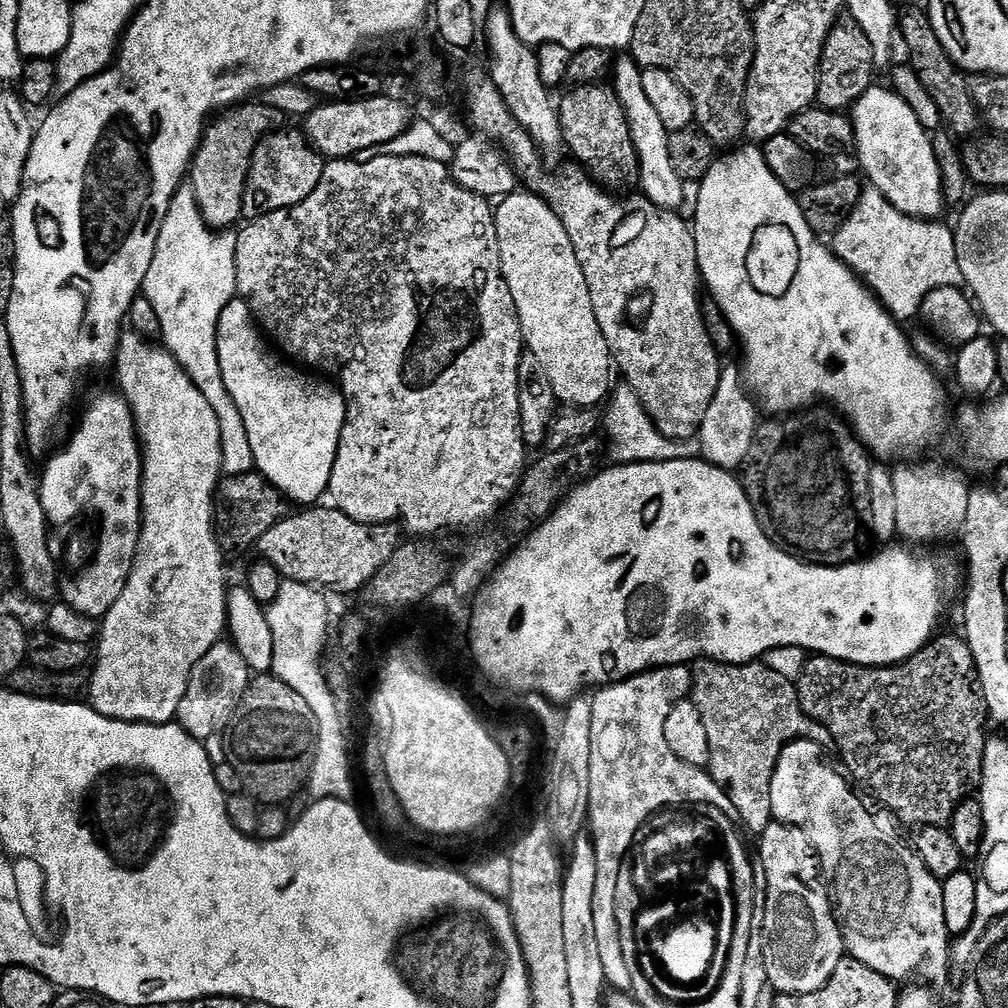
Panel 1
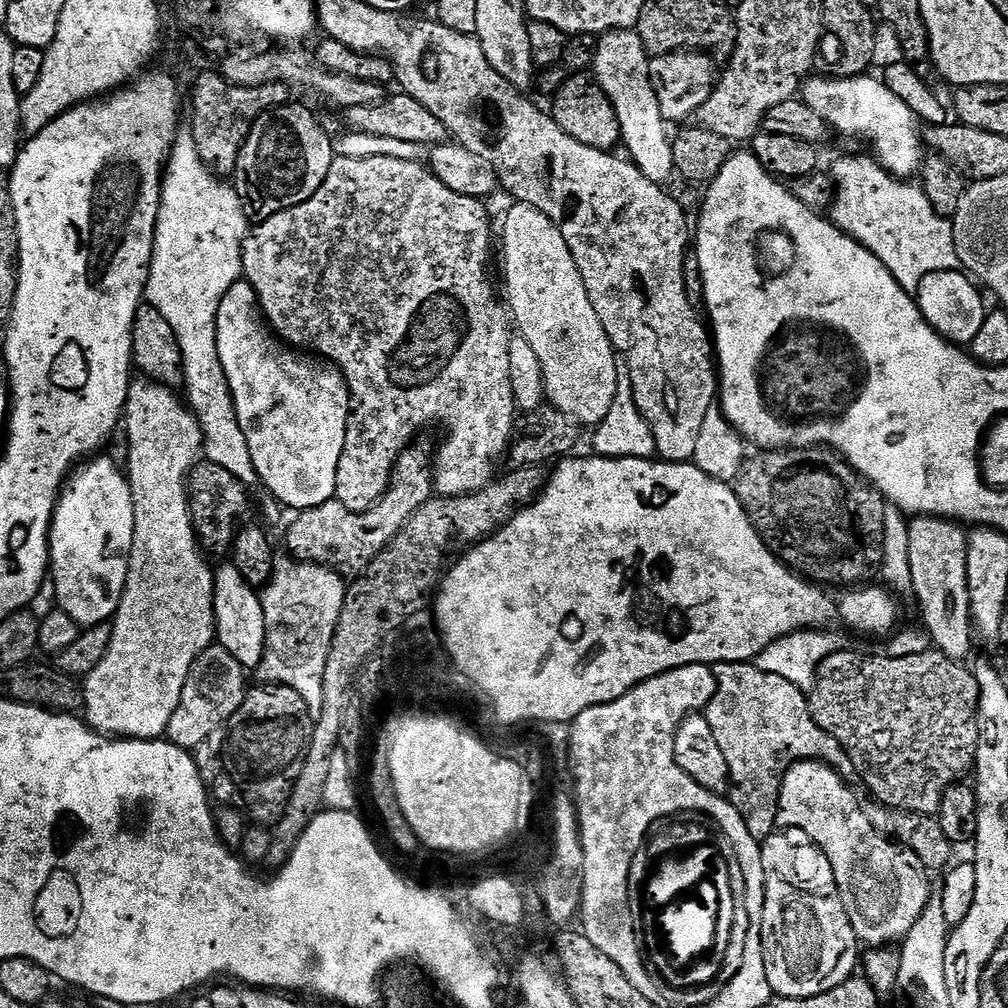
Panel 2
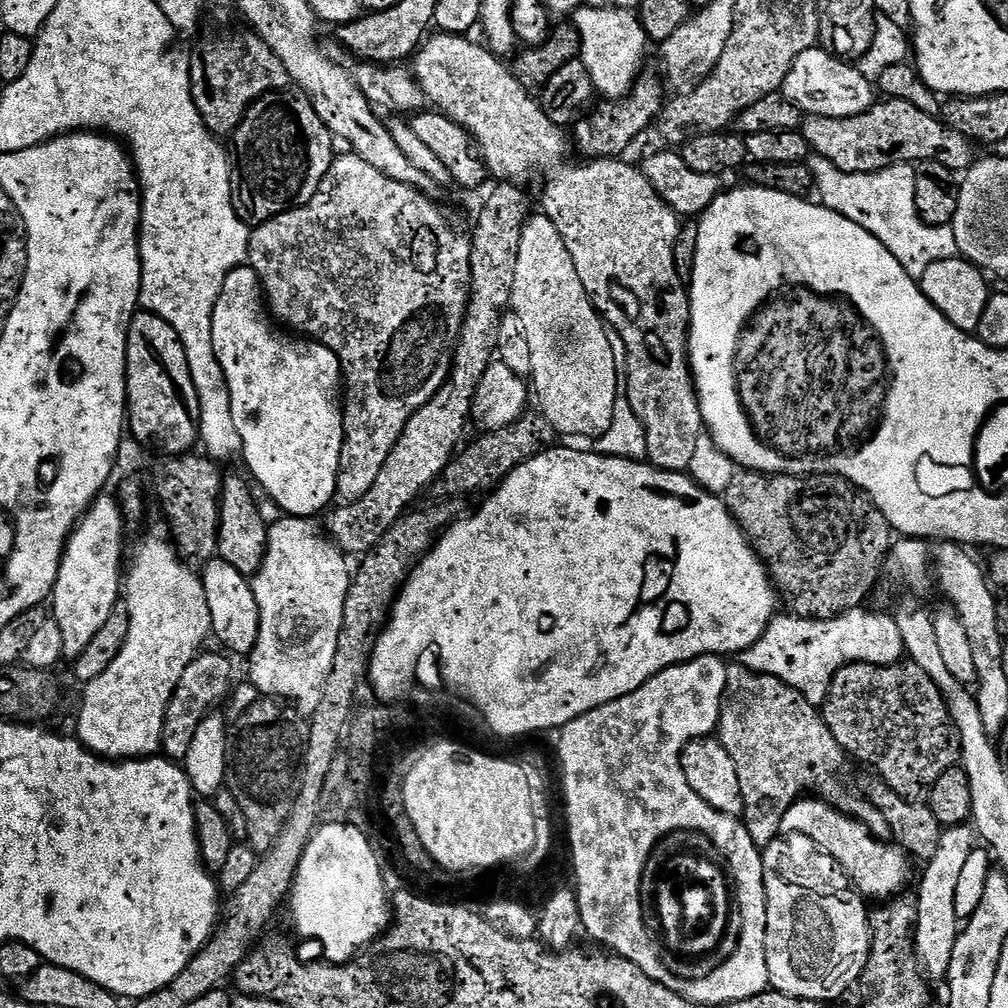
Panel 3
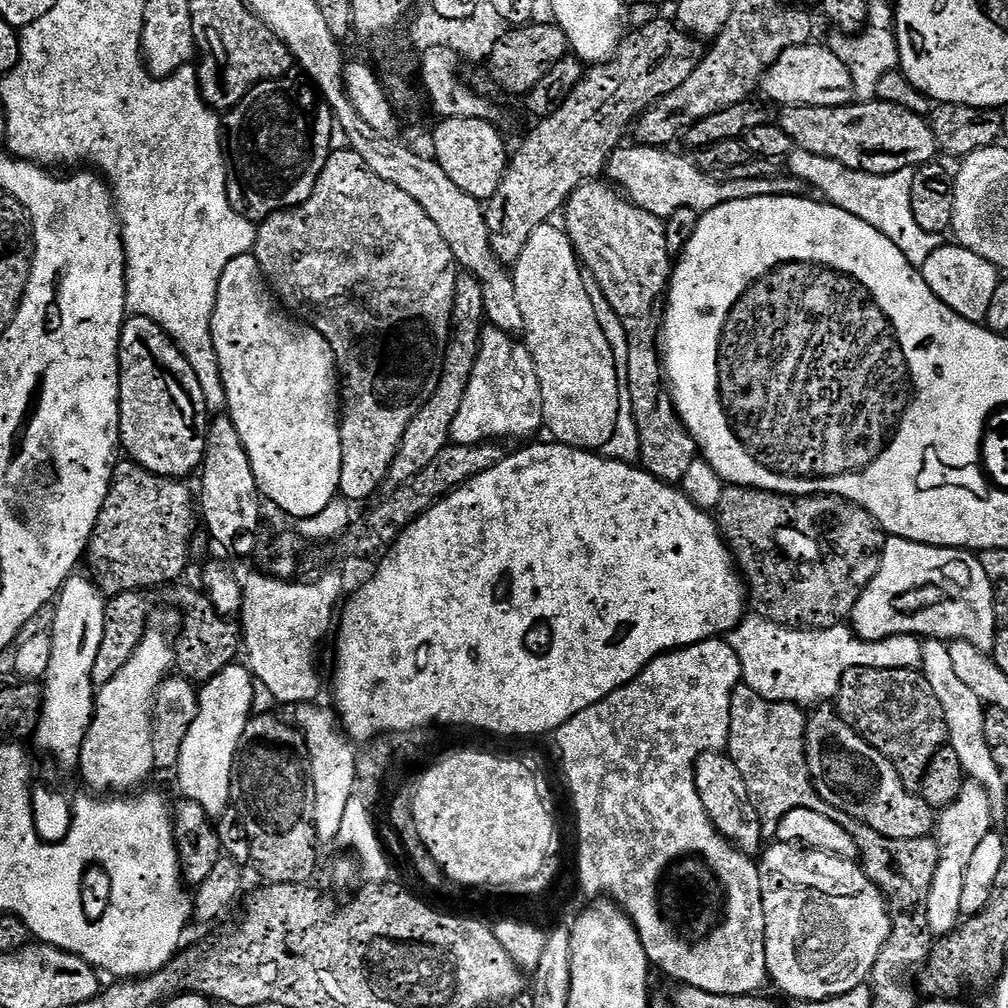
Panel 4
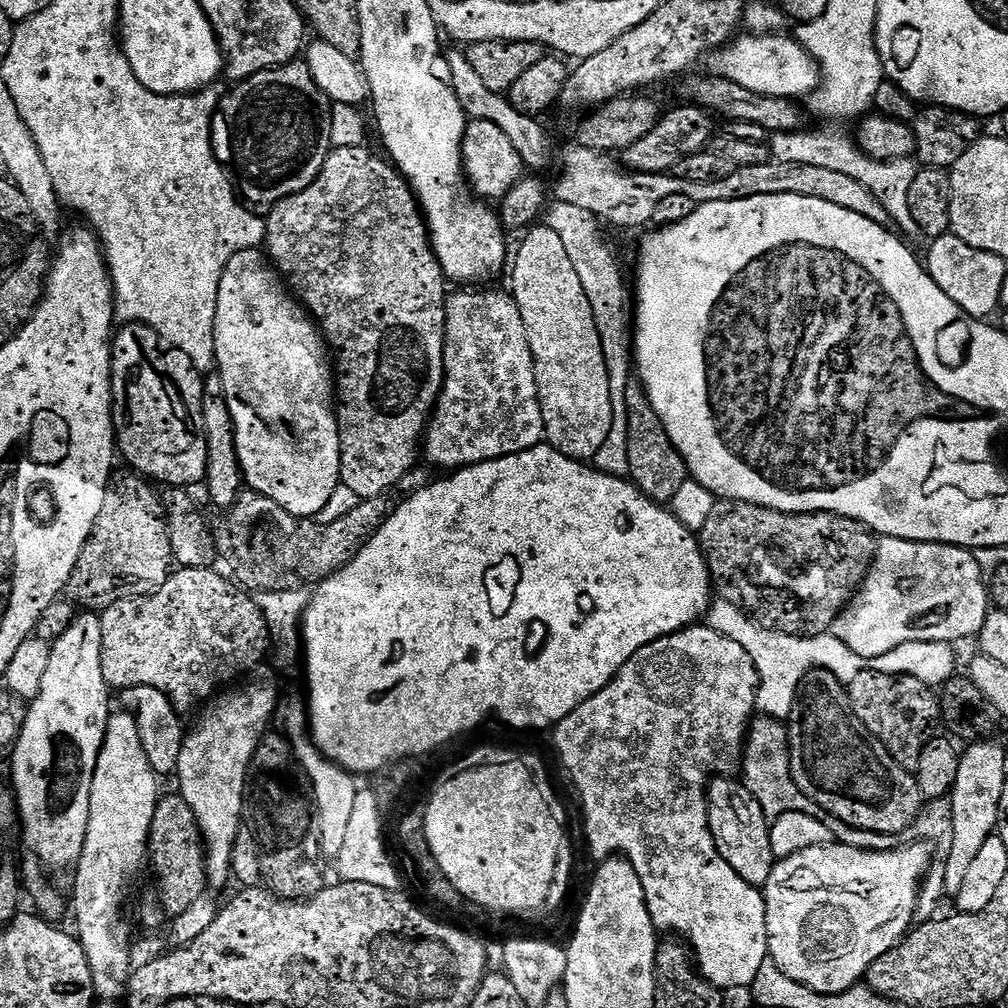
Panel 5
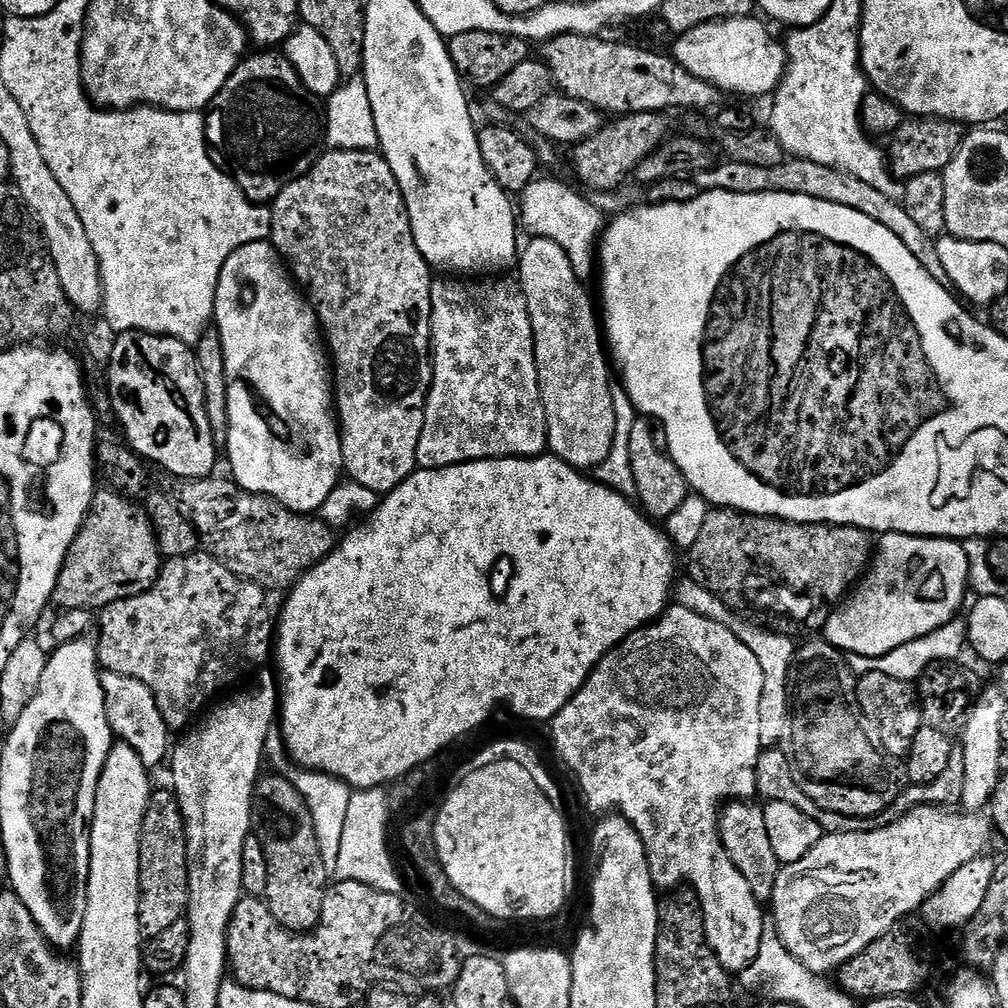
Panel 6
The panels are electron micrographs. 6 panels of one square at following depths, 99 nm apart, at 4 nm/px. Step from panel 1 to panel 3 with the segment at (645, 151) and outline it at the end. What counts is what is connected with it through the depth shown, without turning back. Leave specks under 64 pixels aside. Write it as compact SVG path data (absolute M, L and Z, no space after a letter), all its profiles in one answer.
M579 8L572 23L579 31L580 59L590 73L593 89L605 99L625 99L640 78L650 41L639 17L627 8Z

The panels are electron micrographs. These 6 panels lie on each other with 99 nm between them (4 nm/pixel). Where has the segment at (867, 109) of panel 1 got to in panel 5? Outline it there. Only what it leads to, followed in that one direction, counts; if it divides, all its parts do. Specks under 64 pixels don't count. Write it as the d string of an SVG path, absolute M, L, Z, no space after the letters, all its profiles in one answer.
M744 34L713 51L713 73L725 76L754 94L807 98L820 87L822 77L816 59L788 34Z

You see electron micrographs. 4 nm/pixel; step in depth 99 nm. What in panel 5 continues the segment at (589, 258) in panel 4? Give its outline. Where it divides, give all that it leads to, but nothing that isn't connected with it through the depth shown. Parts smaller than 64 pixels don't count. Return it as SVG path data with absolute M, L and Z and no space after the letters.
M632 382L626 390L626 413L629 418L630 470L628 476L637 488L642 489L651 500L665 506L671 505L682 482L689 480L688 467L682 454L670 442L654 406L639 383Z

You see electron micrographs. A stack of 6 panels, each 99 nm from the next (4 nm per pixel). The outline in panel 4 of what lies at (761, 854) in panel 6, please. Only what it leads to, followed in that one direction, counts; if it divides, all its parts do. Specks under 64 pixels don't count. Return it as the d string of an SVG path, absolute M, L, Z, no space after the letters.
M724 752L702 754L696 763L696 785L698 798L702 798L702 806L706 806L706 814L712 825L728 839L733 848L755 857L766 837L762 834L758 814L754 814L754 806L750 806L750 793L746 791L746 782L742 782L738 766L734 766L732 759Z

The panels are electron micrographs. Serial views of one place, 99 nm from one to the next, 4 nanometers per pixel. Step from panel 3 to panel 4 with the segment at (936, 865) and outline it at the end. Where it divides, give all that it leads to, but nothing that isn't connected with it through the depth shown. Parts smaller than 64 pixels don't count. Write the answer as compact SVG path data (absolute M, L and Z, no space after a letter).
M975 782L965 783L962 794L950 806L939 813L934 829L934 839L940 845L938 870L934 870L934 882L930 882L930 894L926 900L928 931L933 937L943 938L955 932L962 920L962 885L966 878L966 866L982 838L993 831L992 811L994 805L984 787Z

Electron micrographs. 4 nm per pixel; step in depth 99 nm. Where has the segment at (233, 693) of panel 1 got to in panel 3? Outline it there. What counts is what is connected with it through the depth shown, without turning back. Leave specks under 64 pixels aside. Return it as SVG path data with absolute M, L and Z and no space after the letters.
M205 651L186 666L174 694L170 698L170 706L166 710L162 742L163 755L169 760L183 761L190 750L190 742L194 742L194 734L198 726L210 715L215 704L220 704L228 696L228 687L232 684L232 664L224 656L216 652Z

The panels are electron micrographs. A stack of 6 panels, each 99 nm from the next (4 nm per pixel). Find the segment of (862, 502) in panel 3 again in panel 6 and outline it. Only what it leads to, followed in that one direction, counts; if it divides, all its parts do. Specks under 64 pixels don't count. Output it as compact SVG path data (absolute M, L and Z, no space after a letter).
M713 507L706 518L706 526L702 526L702 534L699 535L698 542L694 542L694 546L687 553L687 575L691 579L697 580L706 590L713 592L723 604L728 605L733 610L739 609L739 604L745 604L748 608L757 608L760 611L759 623L768 631L796 638L799 637L799 632L808 632L804 634L819 633L833 609L845 599L846 593L849 591L849 589L847 590L848 584L850 586L855 585L864 576L870 564L870 557L874 552L873 545L871 543L868 545L868 540L870 540L869 533L865 532L863 528L855 528L849 524L799 524L793 520L779 520L776 516L745 514L739 512L736 508Z

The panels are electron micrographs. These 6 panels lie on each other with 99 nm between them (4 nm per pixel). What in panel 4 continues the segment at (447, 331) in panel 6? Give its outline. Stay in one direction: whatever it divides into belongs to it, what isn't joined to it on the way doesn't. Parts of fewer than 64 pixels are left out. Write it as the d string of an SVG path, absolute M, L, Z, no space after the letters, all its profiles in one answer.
M485 327L480 334L478 362L474 364L470 386L466 386L466 398L462 398L458 418L454 418L451 443L508 442L511 436L520 440L541 431L543 423L542 390L538 386L538 370L528 353L528 345L511 332Z

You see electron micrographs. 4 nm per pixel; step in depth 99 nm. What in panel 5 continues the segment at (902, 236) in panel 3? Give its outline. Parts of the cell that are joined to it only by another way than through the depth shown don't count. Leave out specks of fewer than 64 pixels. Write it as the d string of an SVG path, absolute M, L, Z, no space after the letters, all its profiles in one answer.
M808 131L775 133L770 140L771 159L778 161L780 164L822 166L825 170L834 170L837 174L846 174L847 177L854 178L854 182L860 182L866 190L870 190L870 194L888 211L889 221L893 225L896 223L897 226L895 225L895 227L905 237L917 235L918 231L907 205L907 194L917 173L915 167L904 168L908 166L905 166L899 160L885 162L870 158L860 149L859 143L853 137L851 140L850 137L843 136L840 132Z

